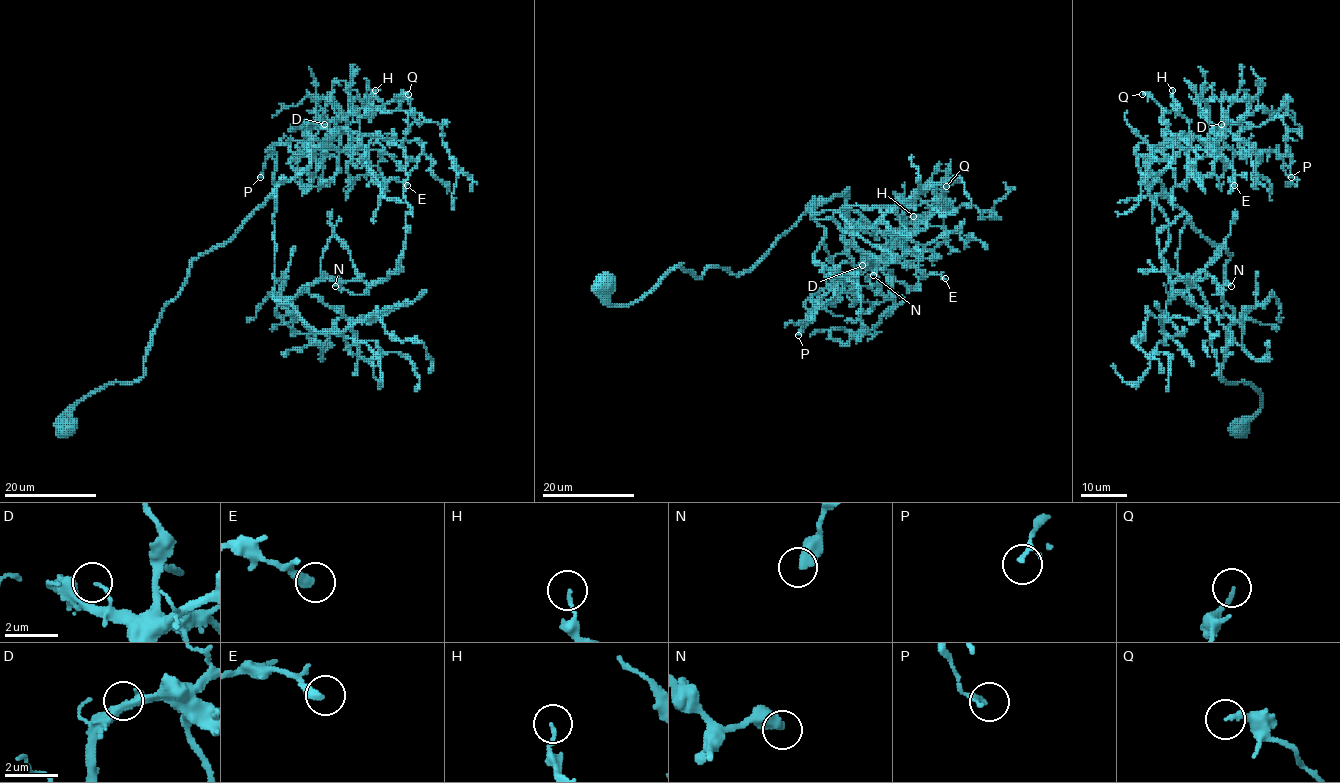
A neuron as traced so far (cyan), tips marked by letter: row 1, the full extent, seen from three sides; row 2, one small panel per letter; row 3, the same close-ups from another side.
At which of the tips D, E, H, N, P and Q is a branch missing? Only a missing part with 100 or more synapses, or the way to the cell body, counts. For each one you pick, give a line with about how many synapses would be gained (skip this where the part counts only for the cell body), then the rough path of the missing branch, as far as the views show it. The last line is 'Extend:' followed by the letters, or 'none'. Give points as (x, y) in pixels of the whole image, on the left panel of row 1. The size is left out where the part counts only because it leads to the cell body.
Extend: none

